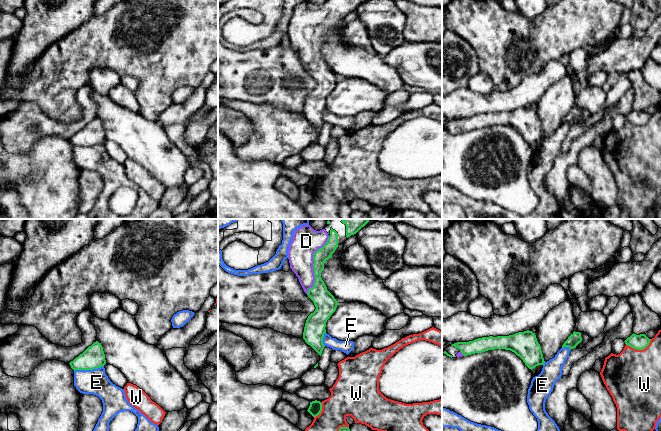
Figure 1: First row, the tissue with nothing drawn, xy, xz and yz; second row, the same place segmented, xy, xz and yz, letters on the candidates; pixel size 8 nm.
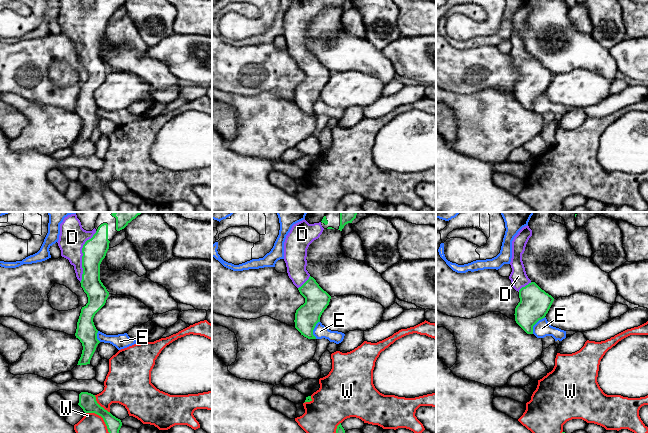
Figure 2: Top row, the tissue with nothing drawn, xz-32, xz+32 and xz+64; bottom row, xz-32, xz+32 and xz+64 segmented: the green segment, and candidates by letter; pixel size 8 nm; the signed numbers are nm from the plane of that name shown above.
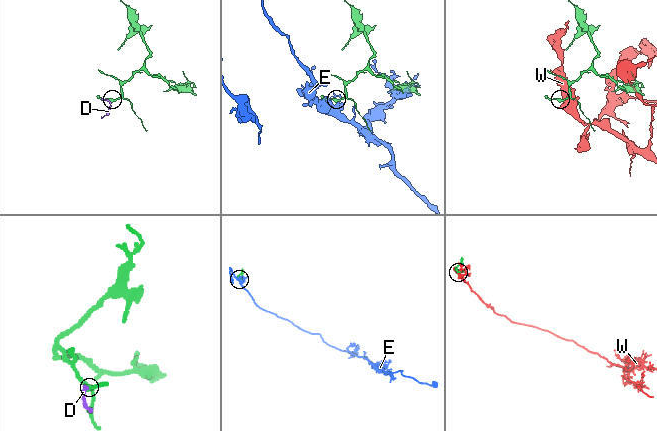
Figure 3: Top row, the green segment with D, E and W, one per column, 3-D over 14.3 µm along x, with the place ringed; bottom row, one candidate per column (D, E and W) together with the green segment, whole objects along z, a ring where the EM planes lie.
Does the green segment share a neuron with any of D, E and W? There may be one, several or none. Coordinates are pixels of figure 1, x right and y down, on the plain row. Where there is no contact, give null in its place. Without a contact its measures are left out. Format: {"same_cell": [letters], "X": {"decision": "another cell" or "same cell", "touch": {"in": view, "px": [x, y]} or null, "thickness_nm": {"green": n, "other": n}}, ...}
{"same_cell": ["D"], "D": {"decision": "same cell", "touch": {"in": "xz", "px": [313, 40]}, "thickness_nm": {"green": 150, "other": 220}}, "E": {"decision": "another cell", "touch": {"in": "xy", "px": [88, 145]}, "thickness_nm": {"green": 180, "other": 200}}, "W": {"decision": "another cell", "touch": {"in": "yz", "px": [639, 125]}, "thickness_nm": {"green": 120, "other": 440}}}

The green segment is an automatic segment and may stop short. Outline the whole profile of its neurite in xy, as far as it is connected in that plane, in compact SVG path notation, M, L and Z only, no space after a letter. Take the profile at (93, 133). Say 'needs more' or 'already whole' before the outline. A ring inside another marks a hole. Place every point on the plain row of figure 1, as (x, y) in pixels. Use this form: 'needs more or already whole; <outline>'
already whole; M98 117L94 118L69 140L74 147L93 146L104 142L106 136L101 119Z

